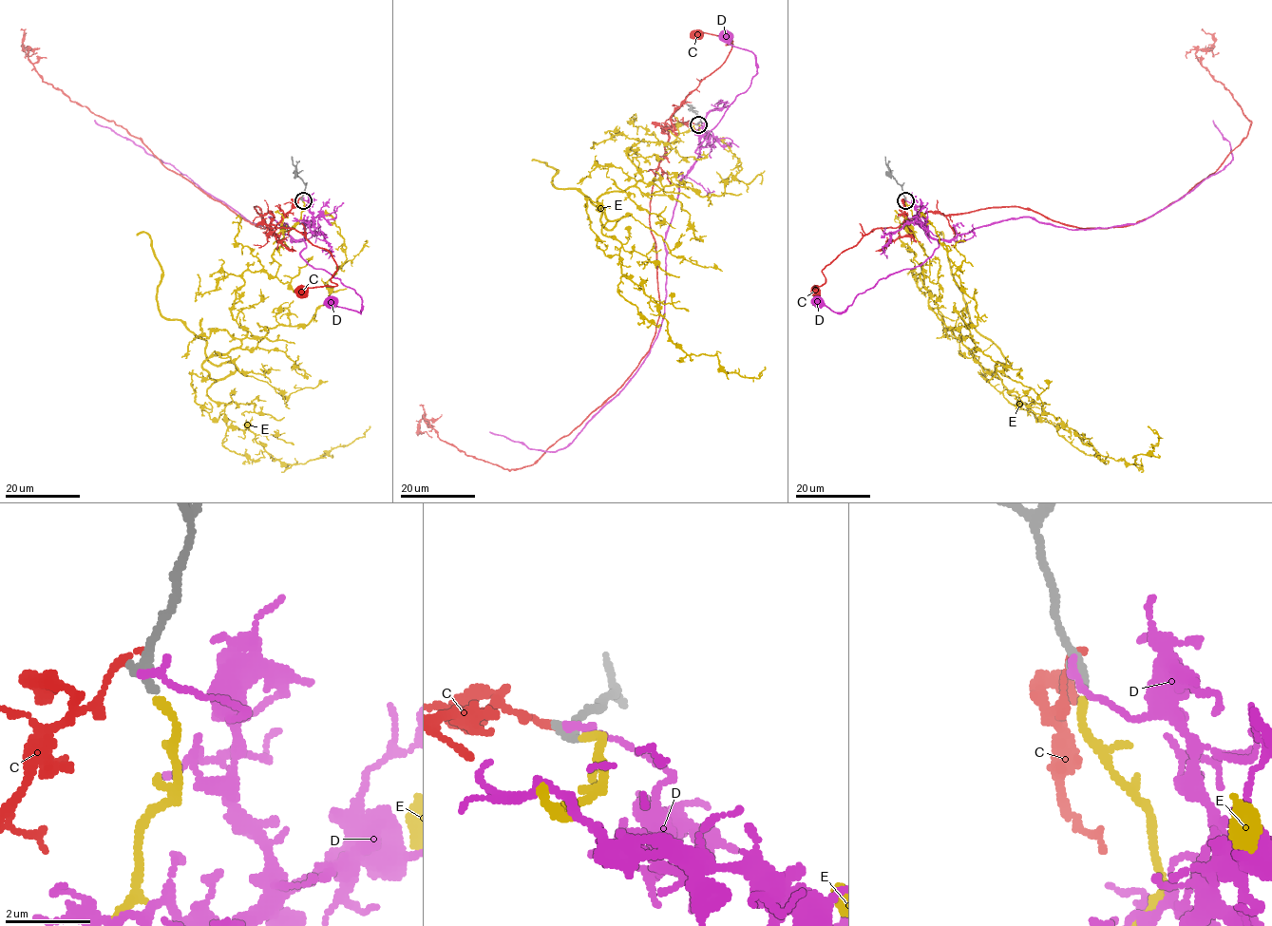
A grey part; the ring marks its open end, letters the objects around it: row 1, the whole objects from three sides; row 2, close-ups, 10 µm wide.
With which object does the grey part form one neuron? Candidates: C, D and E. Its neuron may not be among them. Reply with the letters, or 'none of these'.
E

